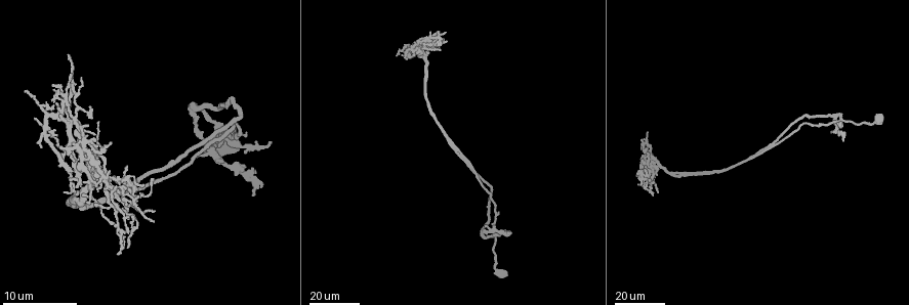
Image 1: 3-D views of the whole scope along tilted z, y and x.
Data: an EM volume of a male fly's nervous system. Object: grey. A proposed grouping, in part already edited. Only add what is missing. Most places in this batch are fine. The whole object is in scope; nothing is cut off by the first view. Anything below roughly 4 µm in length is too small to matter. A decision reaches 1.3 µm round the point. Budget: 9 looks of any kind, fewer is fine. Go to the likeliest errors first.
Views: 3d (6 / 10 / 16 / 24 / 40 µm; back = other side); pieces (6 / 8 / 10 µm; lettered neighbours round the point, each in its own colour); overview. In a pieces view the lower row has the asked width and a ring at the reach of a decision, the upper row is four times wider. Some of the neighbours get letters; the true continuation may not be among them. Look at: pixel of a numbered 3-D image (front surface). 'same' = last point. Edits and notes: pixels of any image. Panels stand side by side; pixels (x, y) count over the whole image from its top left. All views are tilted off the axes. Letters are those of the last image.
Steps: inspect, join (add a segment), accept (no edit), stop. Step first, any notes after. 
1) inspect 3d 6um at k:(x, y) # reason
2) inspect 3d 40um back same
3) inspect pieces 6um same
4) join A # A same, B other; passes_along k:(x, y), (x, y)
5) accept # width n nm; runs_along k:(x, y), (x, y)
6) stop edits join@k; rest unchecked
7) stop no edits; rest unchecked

inspect 3d 24um at 1:(507, 233) # long arm stops here

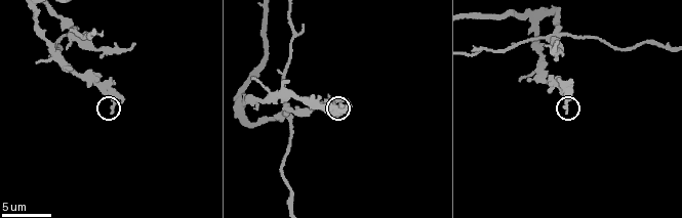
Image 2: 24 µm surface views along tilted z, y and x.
inspect pieces 8um at 2:(341, 104)

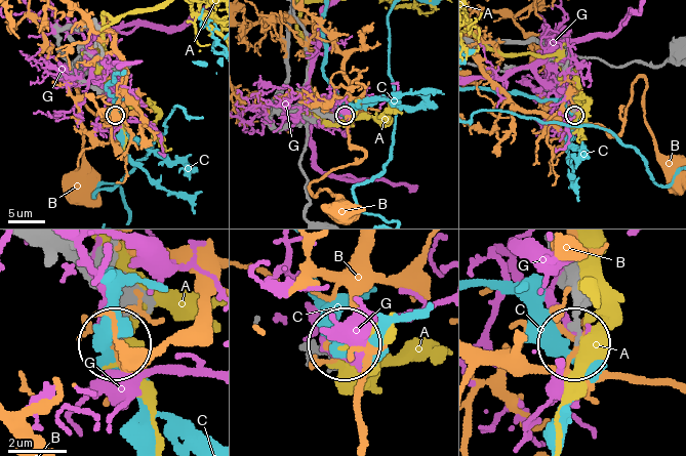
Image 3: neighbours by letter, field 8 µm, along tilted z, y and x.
accept # A other, B other, C other, G other; none of them fits

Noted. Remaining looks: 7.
inspect 3d 16um at 1:(642, 159) # branch stops here

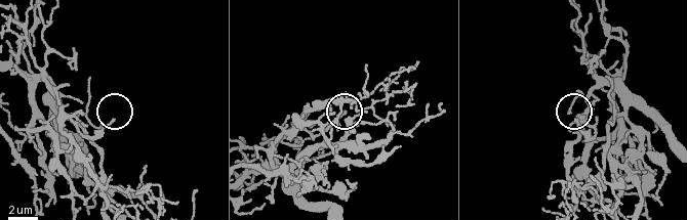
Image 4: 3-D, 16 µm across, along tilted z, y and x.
inspect pieces 6um at 4:(578, 121)

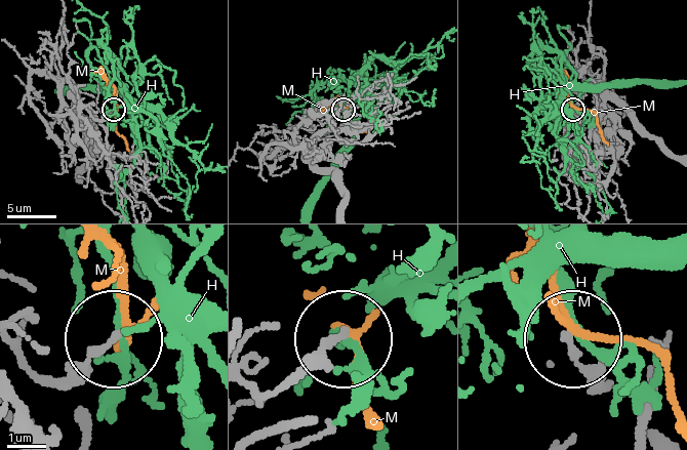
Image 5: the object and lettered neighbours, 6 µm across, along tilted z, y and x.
accept # width 180 nm; H other, M other; runs_along 5:(254, 382), (288, 379), (336, 337); no lettered segment goes on from it

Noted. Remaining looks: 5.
inspect pieces 10um at 2:(102, 34) # free end

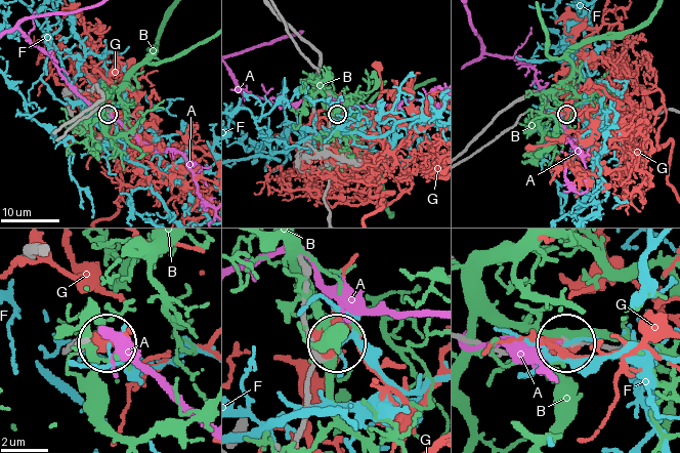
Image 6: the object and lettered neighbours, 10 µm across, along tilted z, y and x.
accept # width 170 nm; A other, B other, F other, G other; none of them fits

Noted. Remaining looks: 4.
inspect pieces 10um at 2:(348, 102)

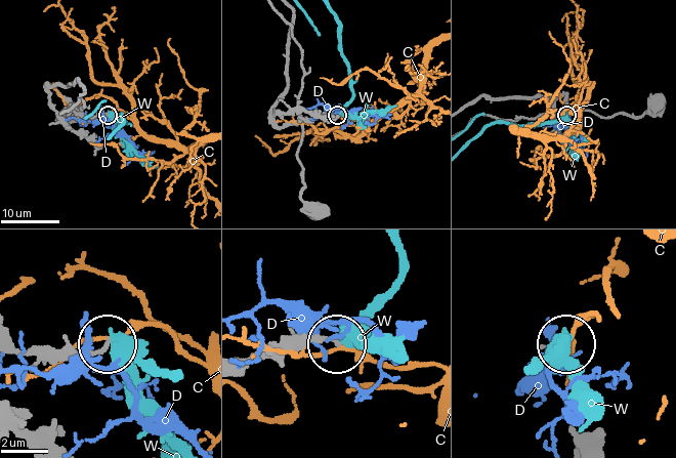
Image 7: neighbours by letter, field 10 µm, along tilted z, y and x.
accept # C other, D other, W other; no lettered segment goes on from it

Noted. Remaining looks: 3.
stop no edits; rest unchecked

